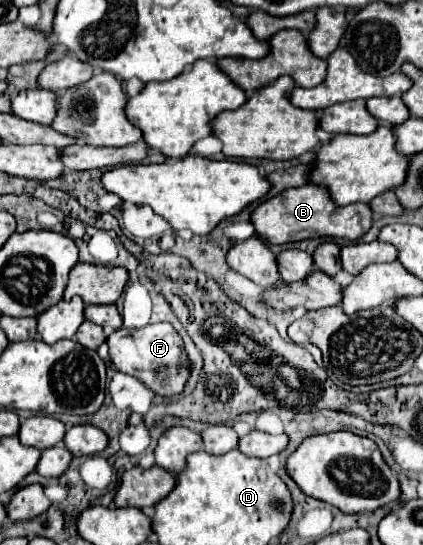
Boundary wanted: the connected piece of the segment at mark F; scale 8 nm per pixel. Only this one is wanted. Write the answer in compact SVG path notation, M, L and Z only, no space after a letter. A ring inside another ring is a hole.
M168 322L160 324L148 324L144 328L120 328L112 332L106 338L110 346L110 360L116 366L116 370L130 374L146 384L148 390L152 390L158 396L174 396L184 390L184 384L188 380L188 360L184 354L184 342L178 336L178 332Z

